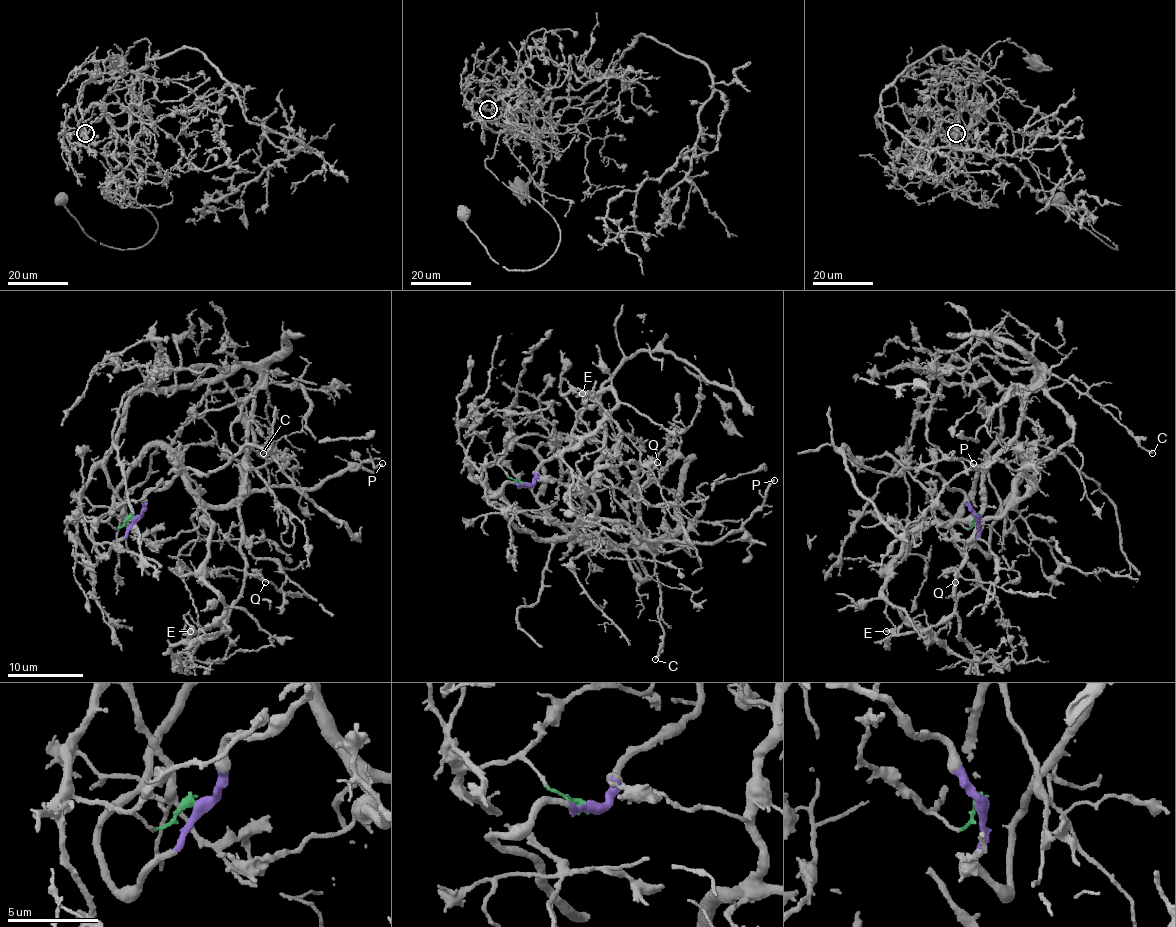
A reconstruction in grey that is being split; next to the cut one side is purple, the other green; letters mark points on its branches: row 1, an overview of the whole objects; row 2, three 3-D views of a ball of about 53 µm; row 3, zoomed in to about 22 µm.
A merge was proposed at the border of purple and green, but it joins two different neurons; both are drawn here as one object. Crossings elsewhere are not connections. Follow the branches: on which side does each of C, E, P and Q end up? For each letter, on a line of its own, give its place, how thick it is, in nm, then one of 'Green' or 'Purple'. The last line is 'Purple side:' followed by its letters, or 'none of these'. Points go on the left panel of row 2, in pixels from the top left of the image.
C: Place: (263, 453). Thickness 200 nm. Green
E: Place: (190, 631). Thickness 340 nm. Purple
P: Place: (382, 463). Thickness 260 nm. Purple
Q: Place: (265, 582). Thickness 160 nm. Green
Purple side: E, P

